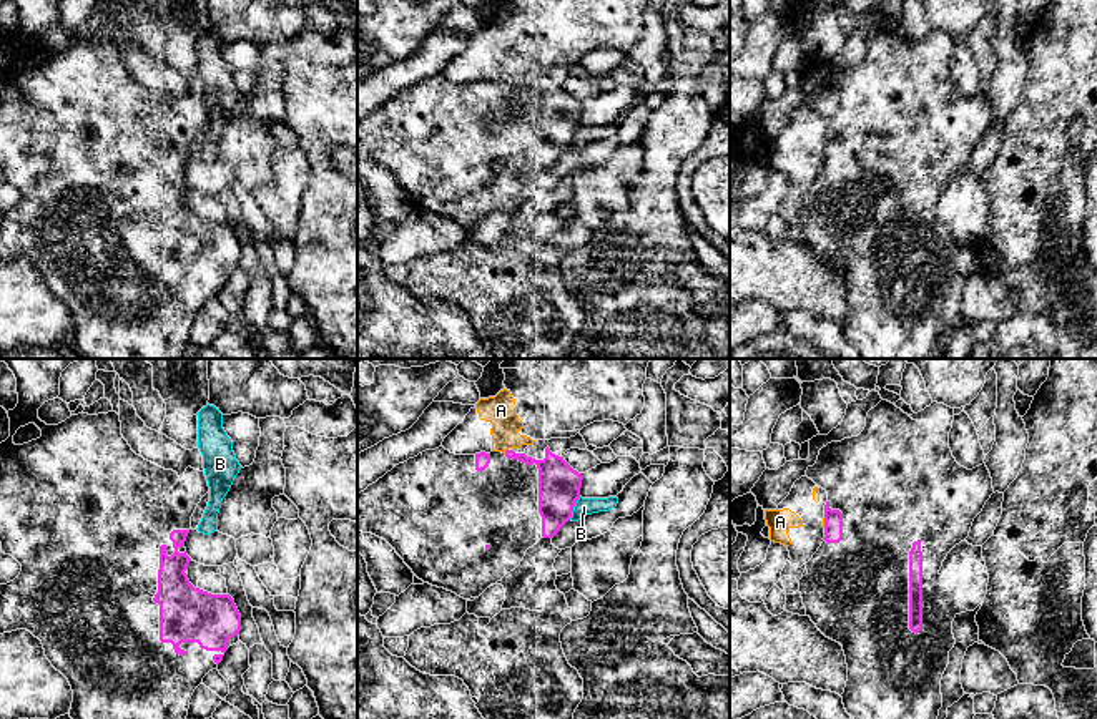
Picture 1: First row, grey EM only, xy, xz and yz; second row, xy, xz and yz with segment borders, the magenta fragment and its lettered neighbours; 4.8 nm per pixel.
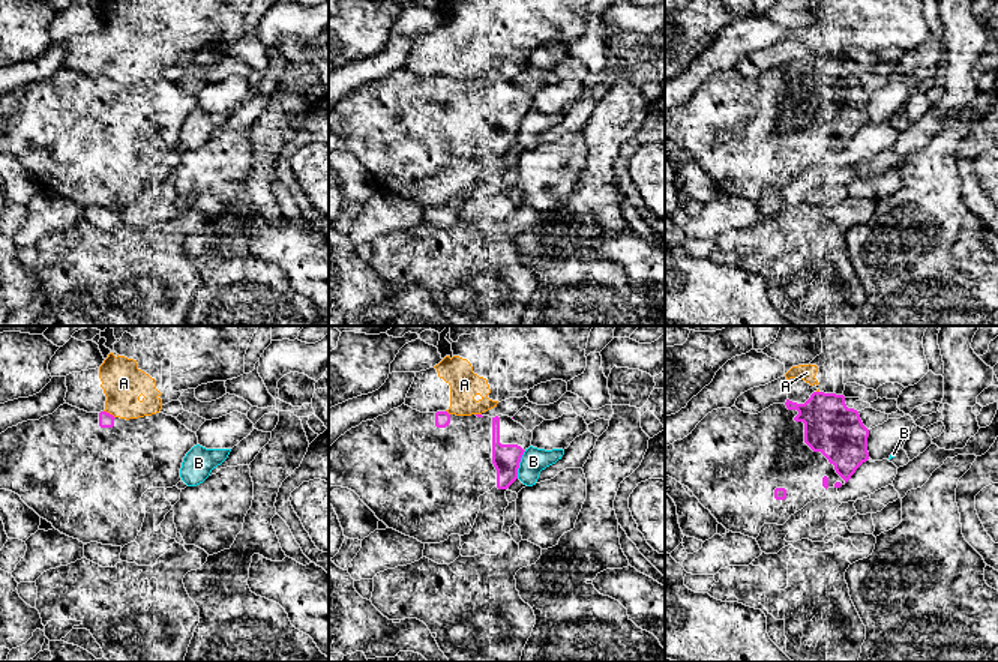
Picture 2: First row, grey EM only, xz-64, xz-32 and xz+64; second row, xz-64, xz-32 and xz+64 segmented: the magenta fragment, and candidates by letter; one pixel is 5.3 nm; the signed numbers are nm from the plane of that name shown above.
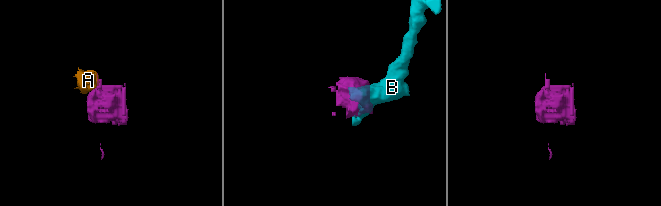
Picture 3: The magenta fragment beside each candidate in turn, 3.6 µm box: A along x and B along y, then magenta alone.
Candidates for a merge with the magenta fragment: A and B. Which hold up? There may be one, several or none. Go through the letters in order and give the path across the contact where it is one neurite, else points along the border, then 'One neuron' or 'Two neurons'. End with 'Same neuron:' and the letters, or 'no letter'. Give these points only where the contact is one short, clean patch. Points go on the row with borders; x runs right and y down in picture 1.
A: Two neurons
B: Two neurons
Same neuron: no letter

